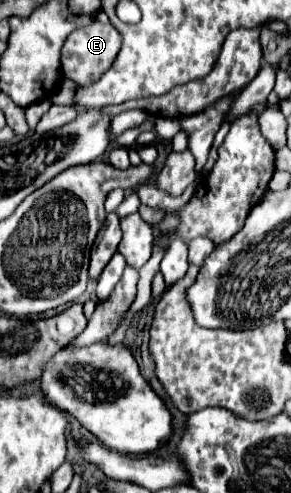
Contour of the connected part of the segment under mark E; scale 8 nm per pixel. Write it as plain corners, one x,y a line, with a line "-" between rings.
93,21
81,29
75,29
61,49
61,71
65,77
73,79
79,85
91,85
93,77
101,77
115,61
121,49
121,33
111,23

